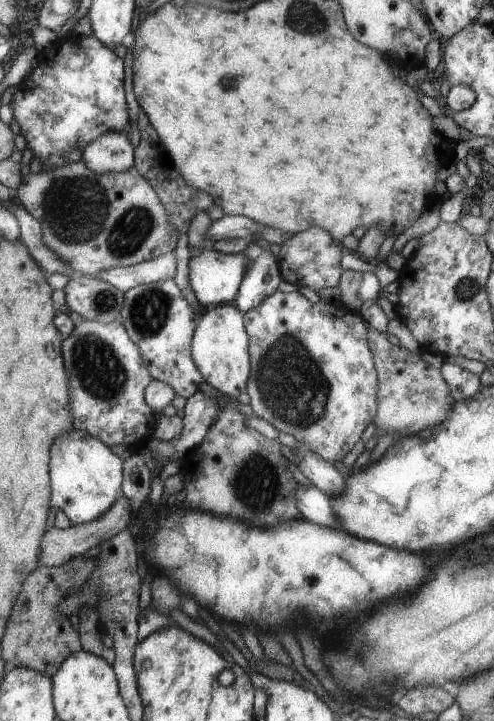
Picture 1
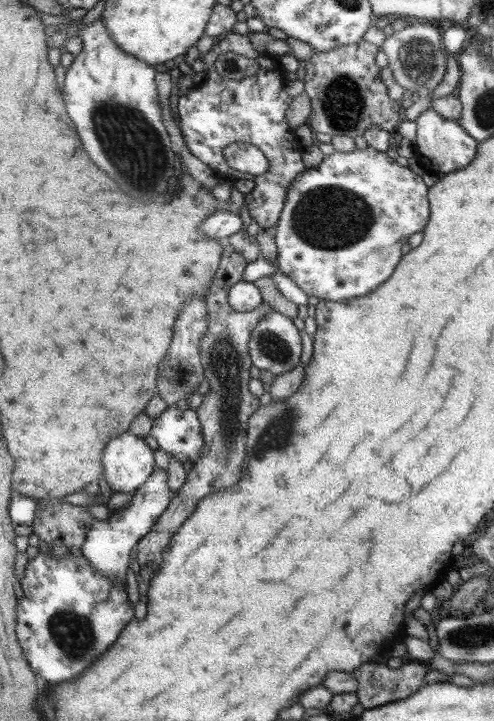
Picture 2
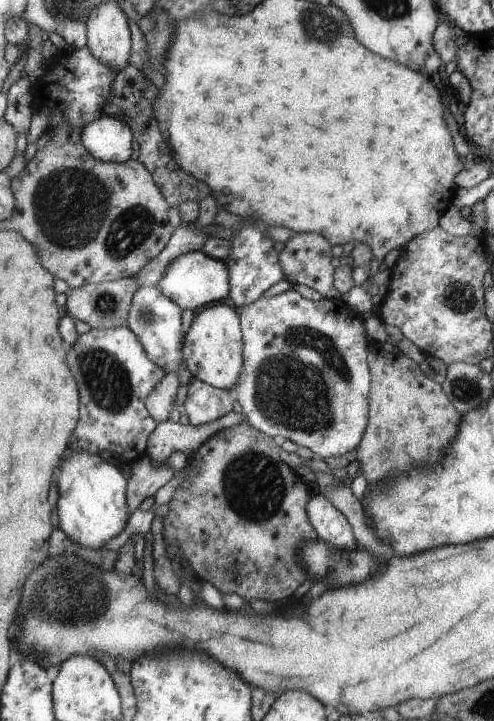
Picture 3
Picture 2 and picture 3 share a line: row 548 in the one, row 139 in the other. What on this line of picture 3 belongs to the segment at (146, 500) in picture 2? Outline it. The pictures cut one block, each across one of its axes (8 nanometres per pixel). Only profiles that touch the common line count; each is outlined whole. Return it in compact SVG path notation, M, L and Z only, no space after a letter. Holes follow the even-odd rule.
M103 114L80 132L81 144L92 158L110 163L129 160L134 137L124 121Z

